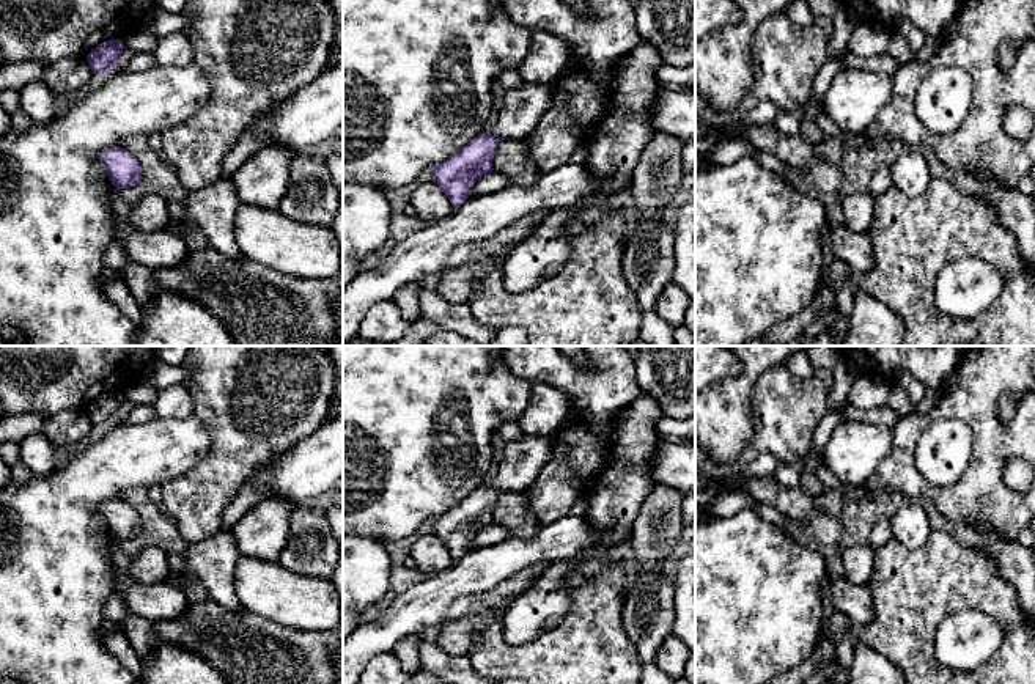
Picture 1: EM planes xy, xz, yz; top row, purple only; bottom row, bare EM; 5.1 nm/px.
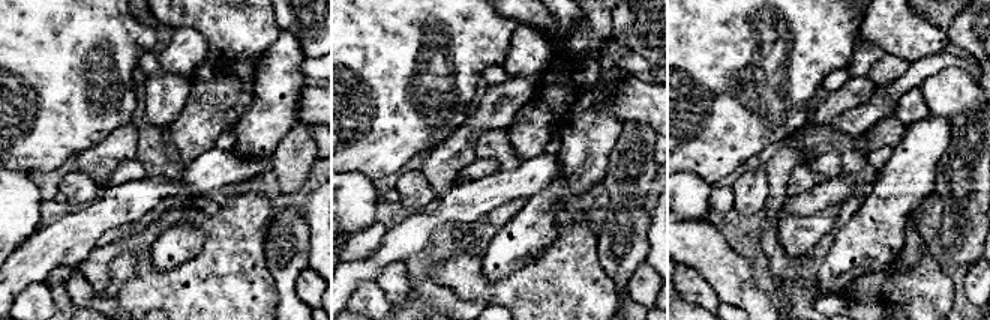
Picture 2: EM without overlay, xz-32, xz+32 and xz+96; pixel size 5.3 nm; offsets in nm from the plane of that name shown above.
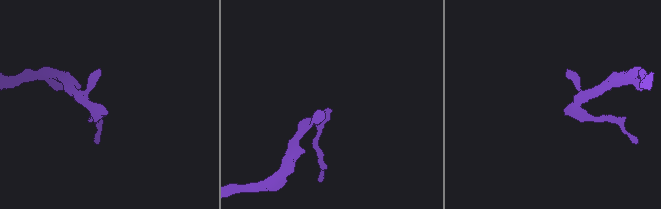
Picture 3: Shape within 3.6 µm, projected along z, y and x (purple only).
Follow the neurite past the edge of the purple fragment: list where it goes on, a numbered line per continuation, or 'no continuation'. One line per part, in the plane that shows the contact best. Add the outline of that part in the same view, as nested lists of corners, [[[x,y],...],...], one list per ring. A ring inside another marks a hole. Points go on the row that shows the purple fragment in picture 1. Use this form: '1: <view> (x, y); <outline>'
1: xz (523, 107); [[[522,83],[505,90],[495,124],[486,132],[499,140],[525,140],[551,107],[552,85]]]

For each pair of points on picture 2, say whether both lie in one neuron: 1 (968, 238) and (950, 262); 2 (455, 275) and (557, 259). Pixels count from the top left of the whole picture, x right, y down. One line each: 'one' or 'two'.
1: one
2: one

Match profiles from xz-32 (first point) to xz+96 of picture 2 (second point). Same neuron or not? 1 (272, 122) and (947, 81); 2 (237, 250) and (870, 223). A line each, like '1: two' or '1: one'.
1: two
2: two

